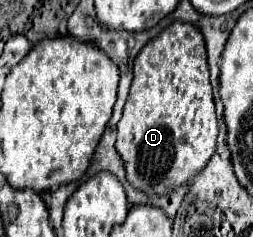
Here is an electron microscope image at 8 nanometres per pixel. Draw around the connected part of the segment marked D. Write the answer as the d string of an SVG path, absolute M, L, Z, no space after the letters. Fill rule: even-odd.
M175 21L155 35L135 57L133 83L123 109L123 117L117 123L117 151L125 159L127 179L133 187L147 195L165 195L197 175L211 155L217 141L217 117L213 105L213 91L209 83L207 53L201 31L183 21Z

